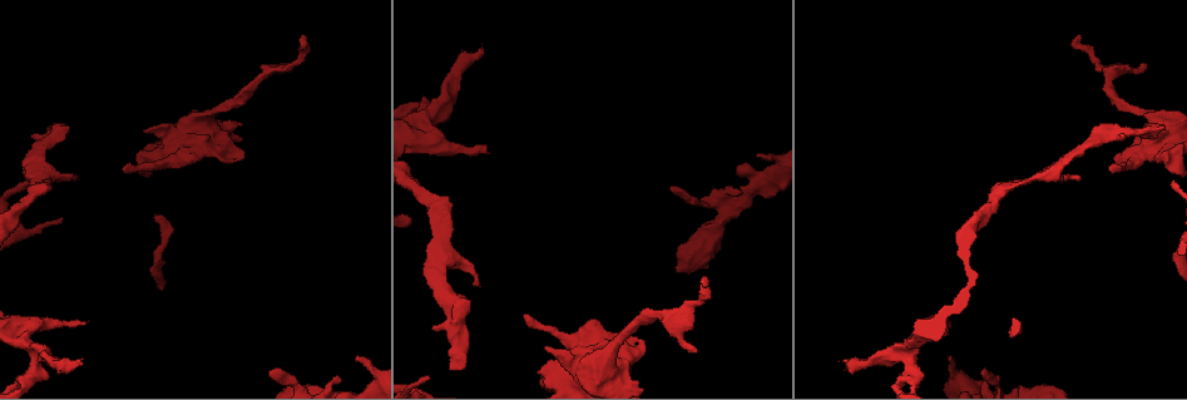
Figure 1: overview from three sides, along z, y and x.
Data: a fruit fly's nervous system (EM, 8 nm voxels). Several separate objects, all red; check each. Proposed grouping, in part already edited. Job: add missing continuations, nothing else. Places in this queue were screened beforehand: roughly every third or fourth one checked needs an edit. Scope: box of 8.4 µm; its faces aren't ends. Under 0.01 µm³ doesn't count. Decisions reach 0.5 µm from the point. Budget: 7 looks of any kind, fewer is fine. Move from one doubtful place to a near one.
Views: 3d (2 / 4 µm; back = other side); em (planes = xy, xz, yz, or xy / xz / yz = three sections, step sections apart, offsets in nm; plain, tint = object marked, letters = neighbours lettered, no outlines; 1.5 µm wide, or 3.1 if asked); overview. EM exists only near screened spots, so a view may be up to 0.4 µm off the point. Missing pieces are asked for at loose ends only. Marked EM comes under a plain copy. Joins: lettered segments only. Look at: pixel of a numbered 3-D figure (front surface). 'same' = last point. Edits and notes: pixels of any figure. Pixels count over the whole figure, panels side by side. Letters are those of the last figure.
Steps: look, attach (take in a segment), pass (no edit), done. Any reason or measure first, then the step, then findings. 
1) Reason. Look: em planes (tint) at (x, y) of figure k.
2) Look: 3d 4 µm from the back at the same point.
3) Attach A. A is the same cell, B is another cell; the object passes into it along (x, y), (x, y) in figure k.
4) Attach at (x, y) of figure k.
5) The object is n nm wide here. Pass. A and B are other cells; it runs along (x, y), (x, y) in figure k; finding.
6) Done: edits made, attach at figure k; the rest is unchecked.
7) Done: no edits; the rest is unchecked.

Branch stops here. Look: 3d 2 µm at (1111, 169) of figure 1.

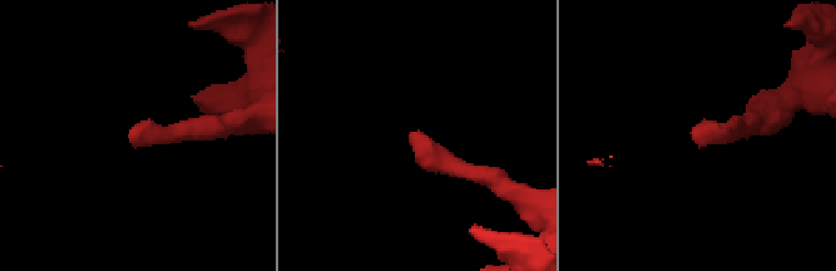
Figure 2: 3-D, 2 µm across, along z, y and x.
Look: em planes (letters) at (699, 127) of figure 2.

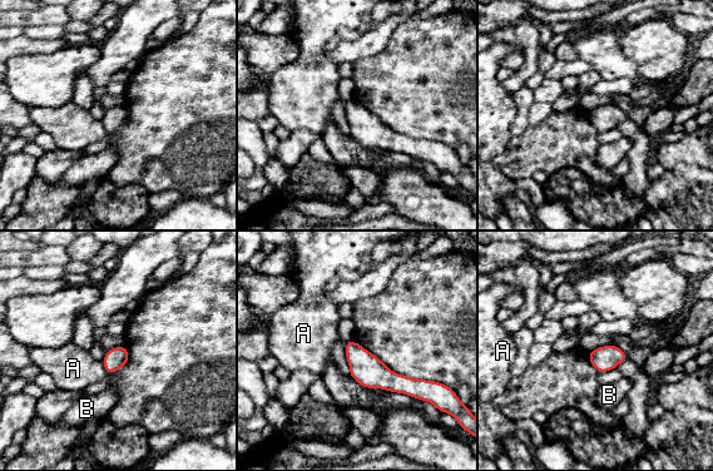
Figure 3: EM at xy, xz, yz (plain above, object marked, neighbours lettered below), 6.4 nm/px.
The longest contact is with A, 100 nm. Pass. A and B are other cells; a border runs along (100, 361), (108, 373) in figure 3; no lettered segment goes on from it.

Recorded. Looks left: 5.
Free end. Look: 3d 2 µm from the back at (450, 366) of figure 1.

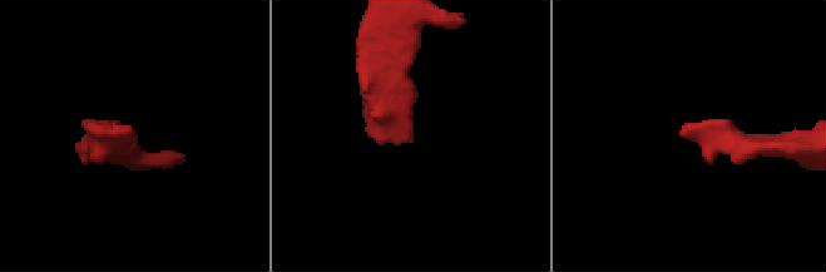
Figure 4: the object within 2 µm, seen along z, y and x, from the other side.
Need the tissue. Look: em xy step 8 (letters) at (684, 123) of figure 4.

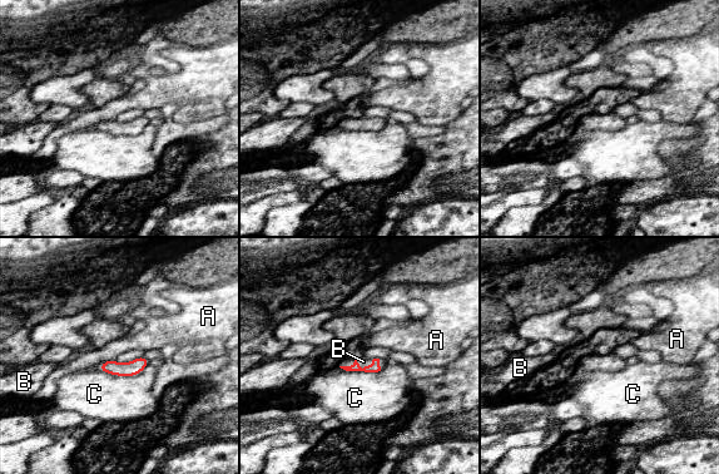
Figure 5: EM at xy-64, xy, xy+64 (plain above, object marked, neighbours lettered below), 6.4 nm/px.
Attach B. B is the same cell, A and C are other cells; the object passes into it along (375, 366), (356, 361), (363, 361) in figure 5; the cell continues.

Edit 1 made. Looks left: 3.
Thin end. Look: em planes (letters) at (302, 38) of figure 1.

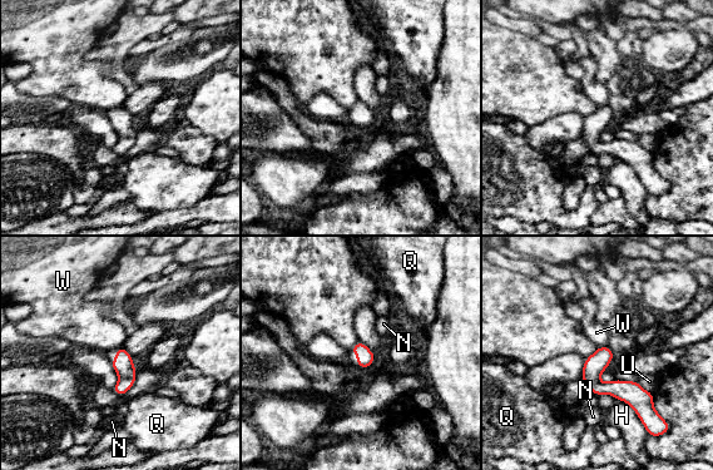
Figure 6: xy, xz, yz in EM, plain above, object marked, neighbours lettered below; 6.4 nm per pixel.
Pass. H, N, Q, U and W are other cells; a border runs along (607, 345), (597, 347) in figure 6; no lettered segment goes on from it.

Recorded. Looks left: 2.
Done: edits made, attach at figure 5; the rest is unchecked.

